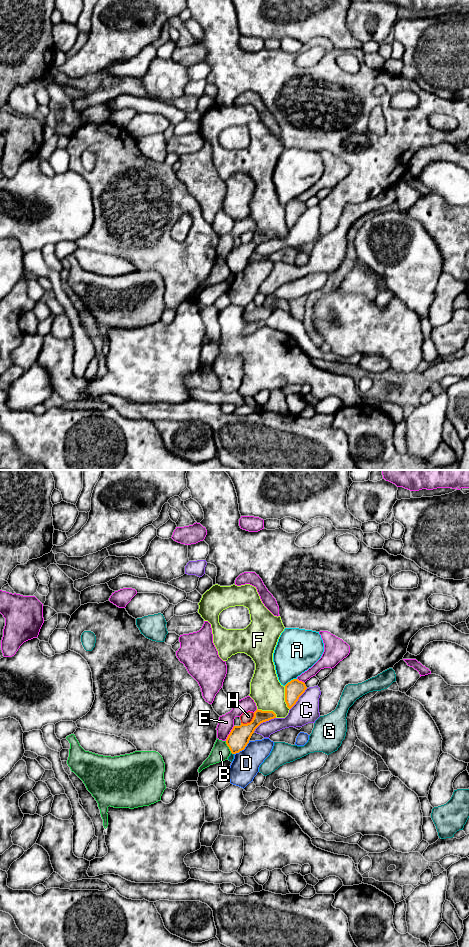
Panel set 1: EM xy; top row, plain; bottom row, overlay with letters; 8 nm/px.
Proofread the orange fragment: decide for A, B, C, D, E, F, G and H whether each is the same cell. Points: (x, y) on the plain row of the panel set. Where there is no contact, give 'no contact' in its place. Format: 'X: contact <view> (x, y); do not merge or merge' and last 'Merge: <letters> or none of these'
A: contact xy (290, 201); do not merge
B: contact xy (228, 266); do not merge
C: contact xy (264, 241); do not merge
D: contact xy (242, 269); do not merge
E: contact xy (230, 253); do not merge
F: contact xy (285, 218); do not merge
G: contact xy (232, 273); do not merge
H: contact xy (250, 242); do not merge
Merge: none of these

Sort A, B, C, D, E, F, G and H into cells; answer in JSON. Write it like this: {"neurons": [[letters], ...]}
{"neurons": [["A"], ["B"], ["C"], ["D", "E"], ["F"], ["G"], ["H"]]}

